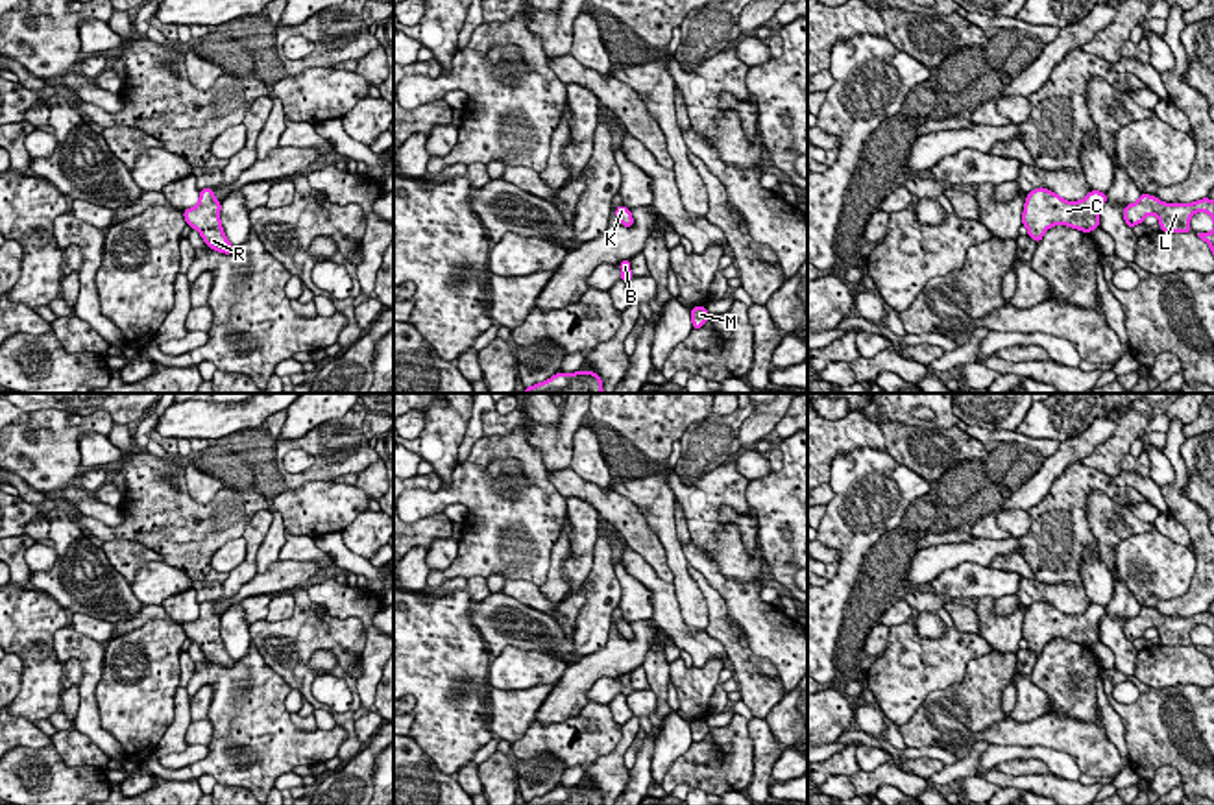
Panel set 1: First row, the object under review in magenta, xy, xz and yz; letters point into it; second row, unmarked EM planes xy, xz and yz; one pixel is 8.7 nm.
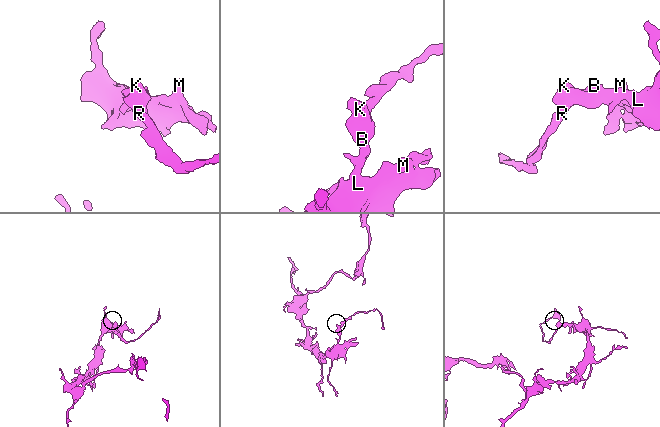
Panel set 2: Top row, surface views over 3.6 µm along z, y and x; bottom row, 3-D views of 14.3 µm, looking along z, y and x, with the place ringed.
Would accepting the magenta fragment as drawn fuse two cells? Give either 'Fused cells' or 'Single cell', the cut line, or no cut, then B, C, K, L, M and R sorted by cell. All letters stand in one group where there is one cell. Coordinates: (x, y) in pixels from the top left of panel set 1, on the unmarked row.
Single cell. No split. Groups: B C K L M R

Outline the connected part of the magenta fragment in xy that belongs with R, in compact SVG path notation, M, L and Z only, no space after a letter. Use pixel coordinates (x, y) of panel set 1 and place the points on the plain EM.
M203 602L200 604L198 619L183 624L183 630L187 639L194 641L201 648L207 661L231 668L235 661L224 648L220 622L222 617L214 611L212 602Z

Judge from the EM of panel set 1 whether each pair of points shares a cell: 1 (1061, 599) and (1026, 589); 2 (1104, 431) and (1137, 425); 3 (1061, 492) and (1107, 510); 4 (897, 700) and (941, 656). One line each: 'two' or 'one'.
1: one
2: two
3: two
4: one

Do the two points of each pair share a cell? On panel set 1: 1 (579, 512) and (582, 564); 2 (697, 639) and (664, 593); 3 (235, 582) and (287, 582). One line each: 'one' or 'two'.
1: one
2: one
3: two

